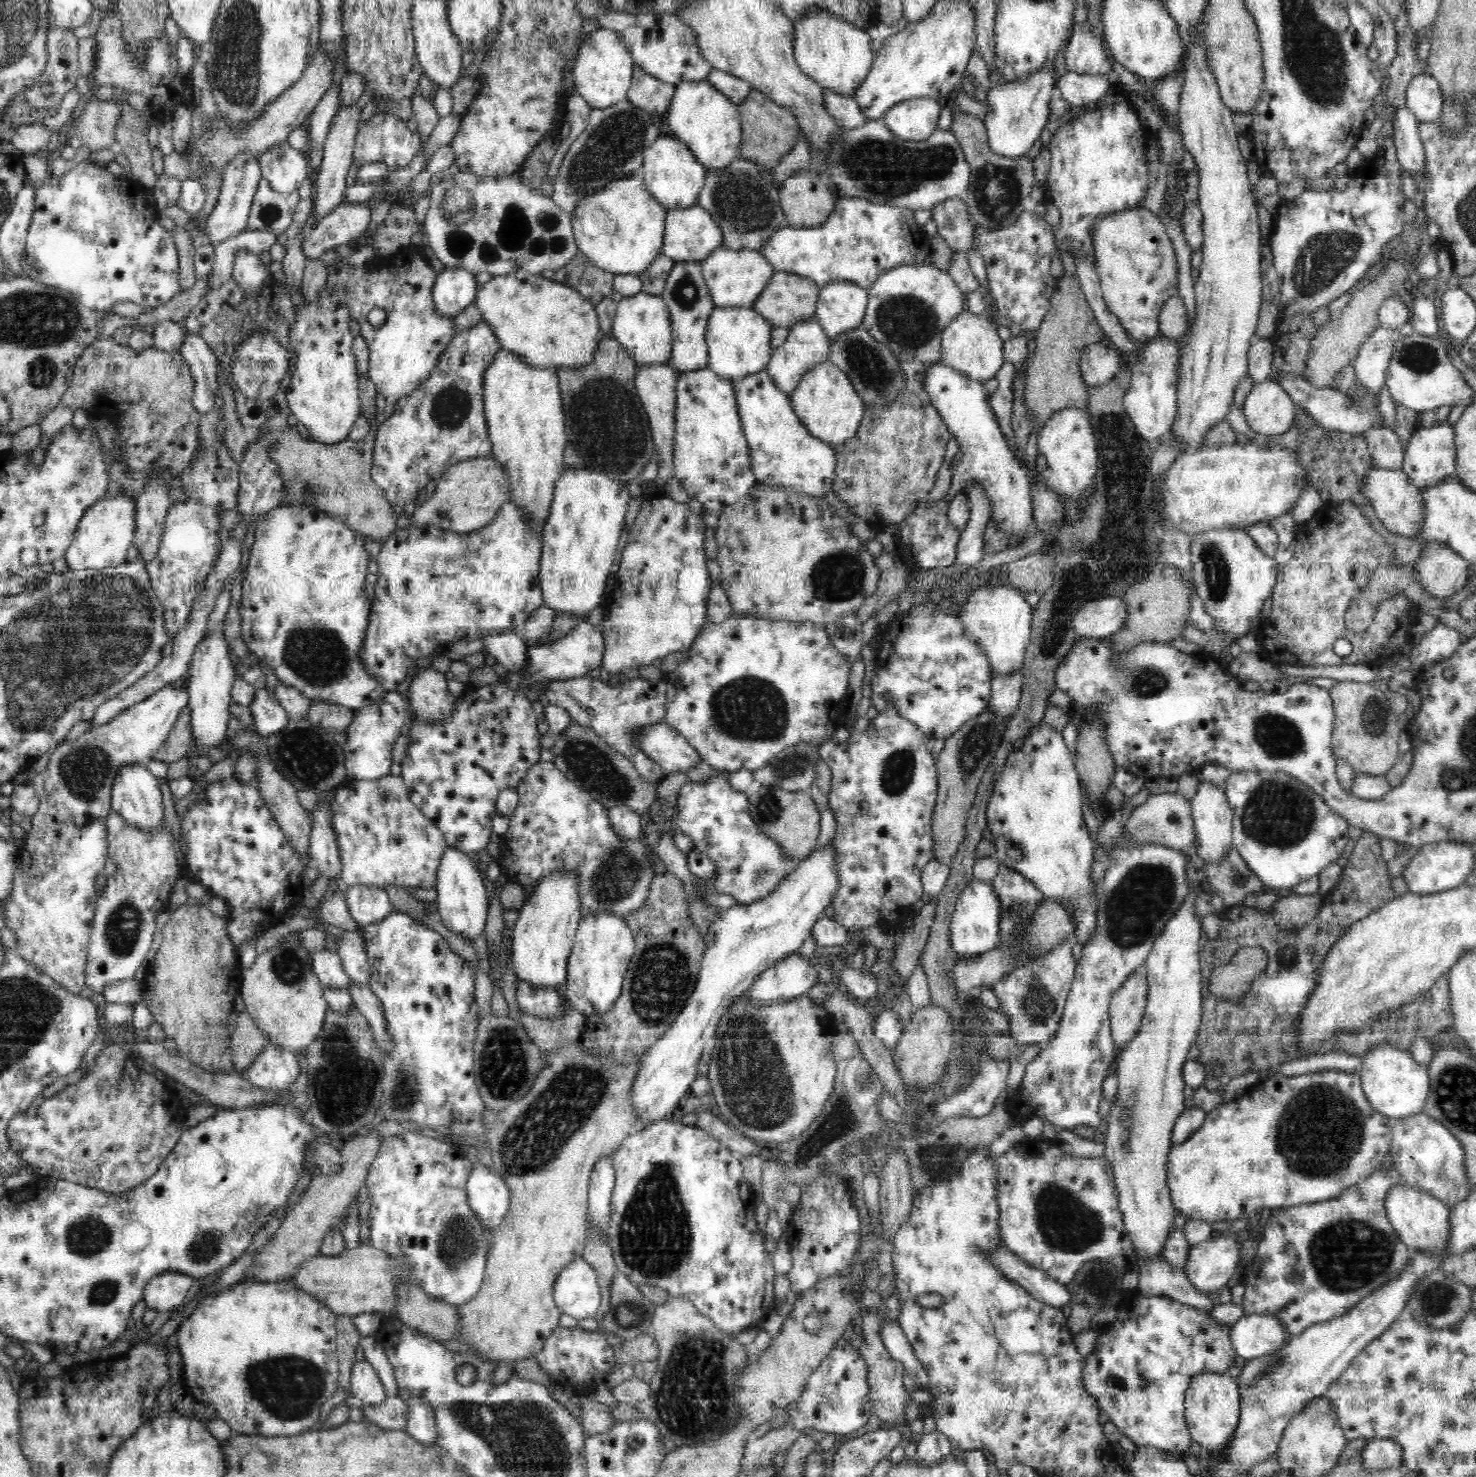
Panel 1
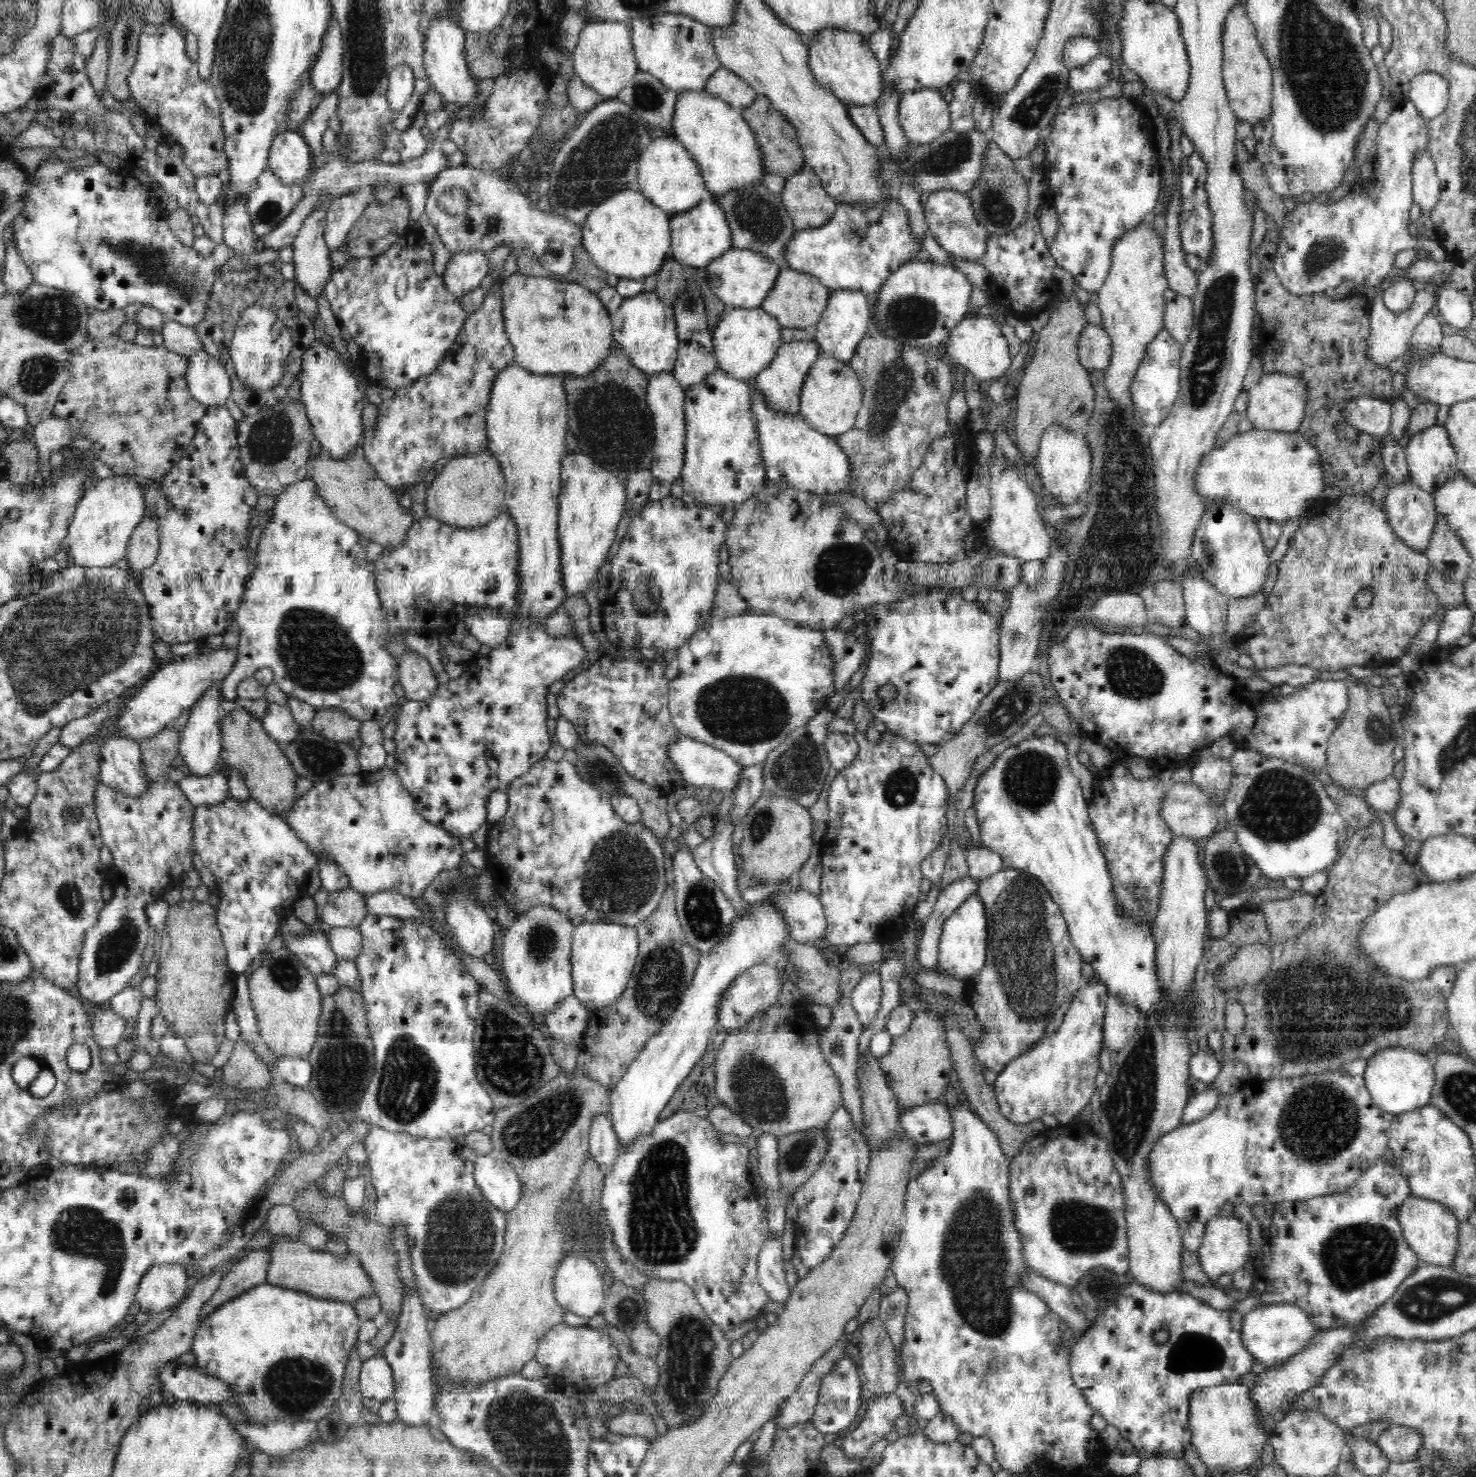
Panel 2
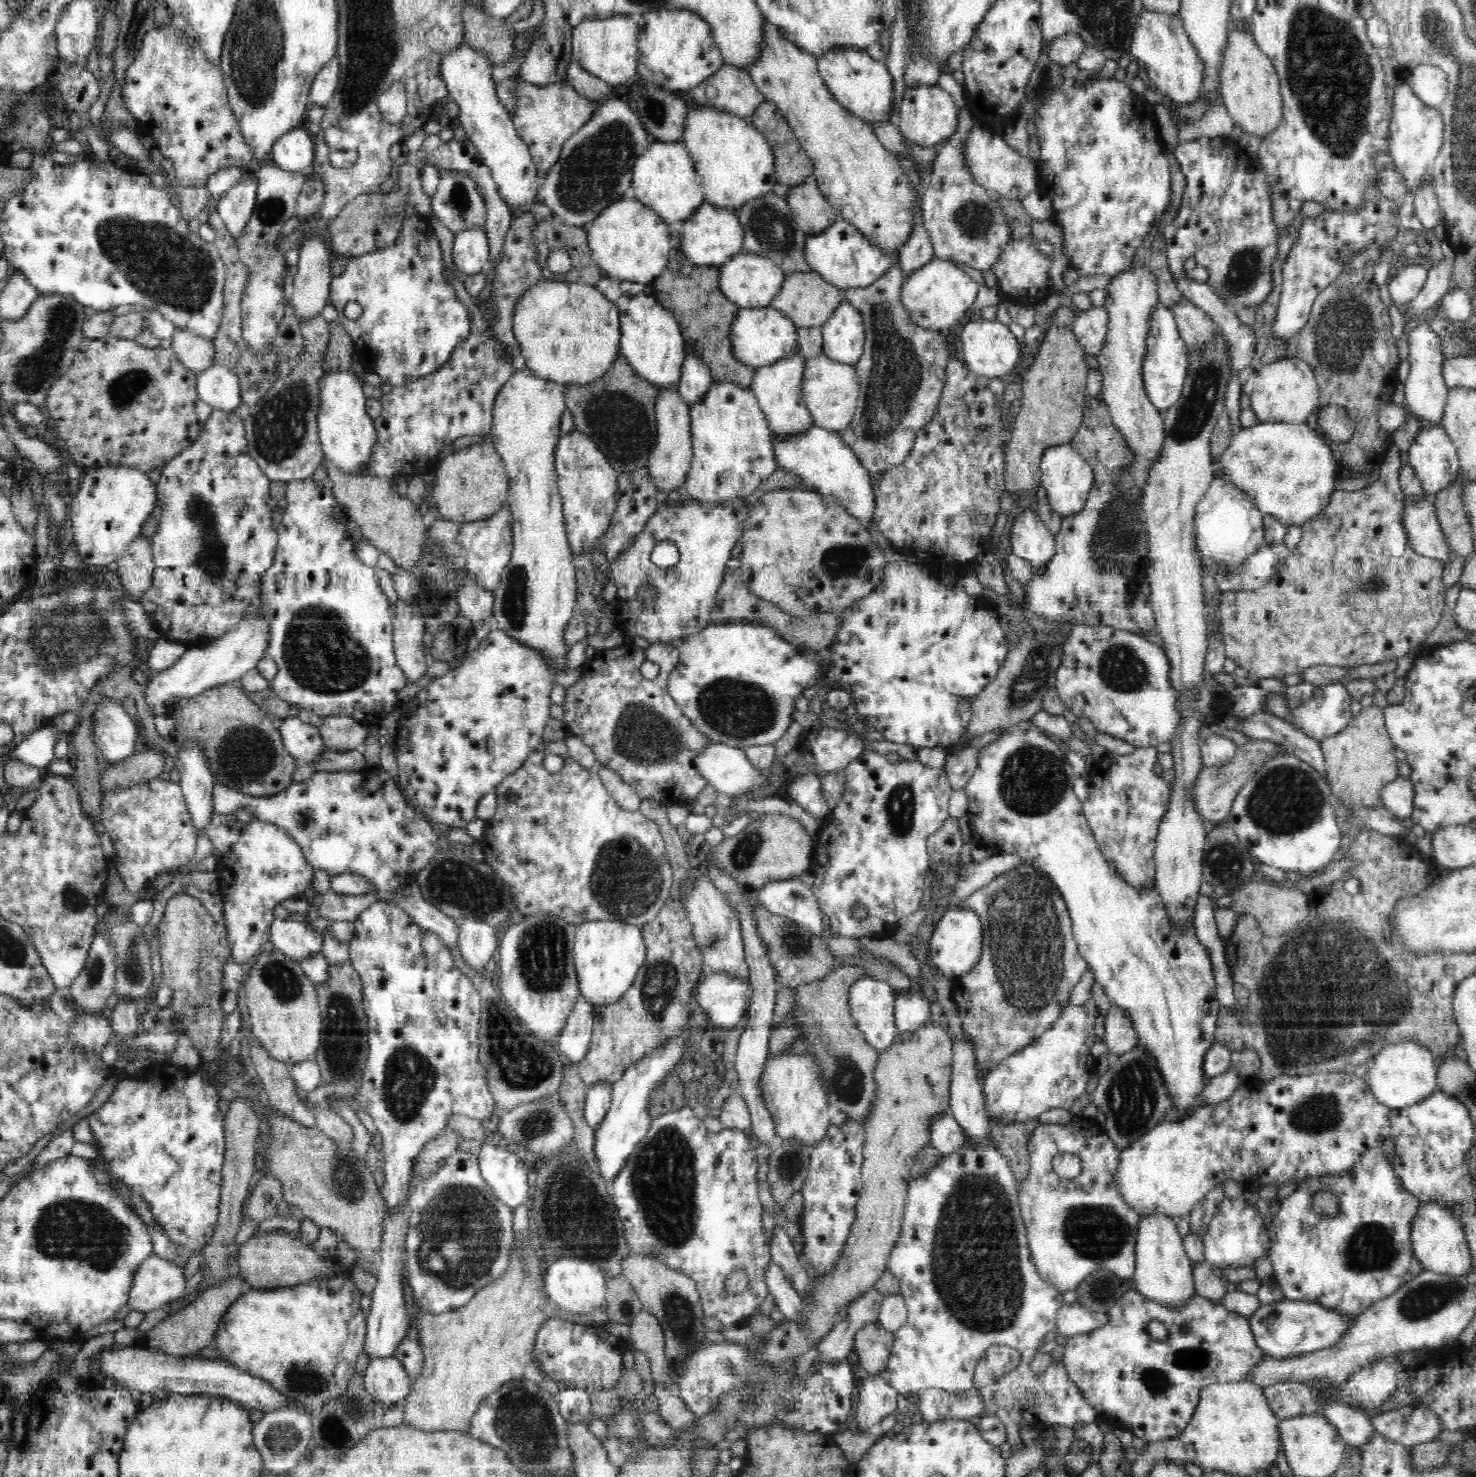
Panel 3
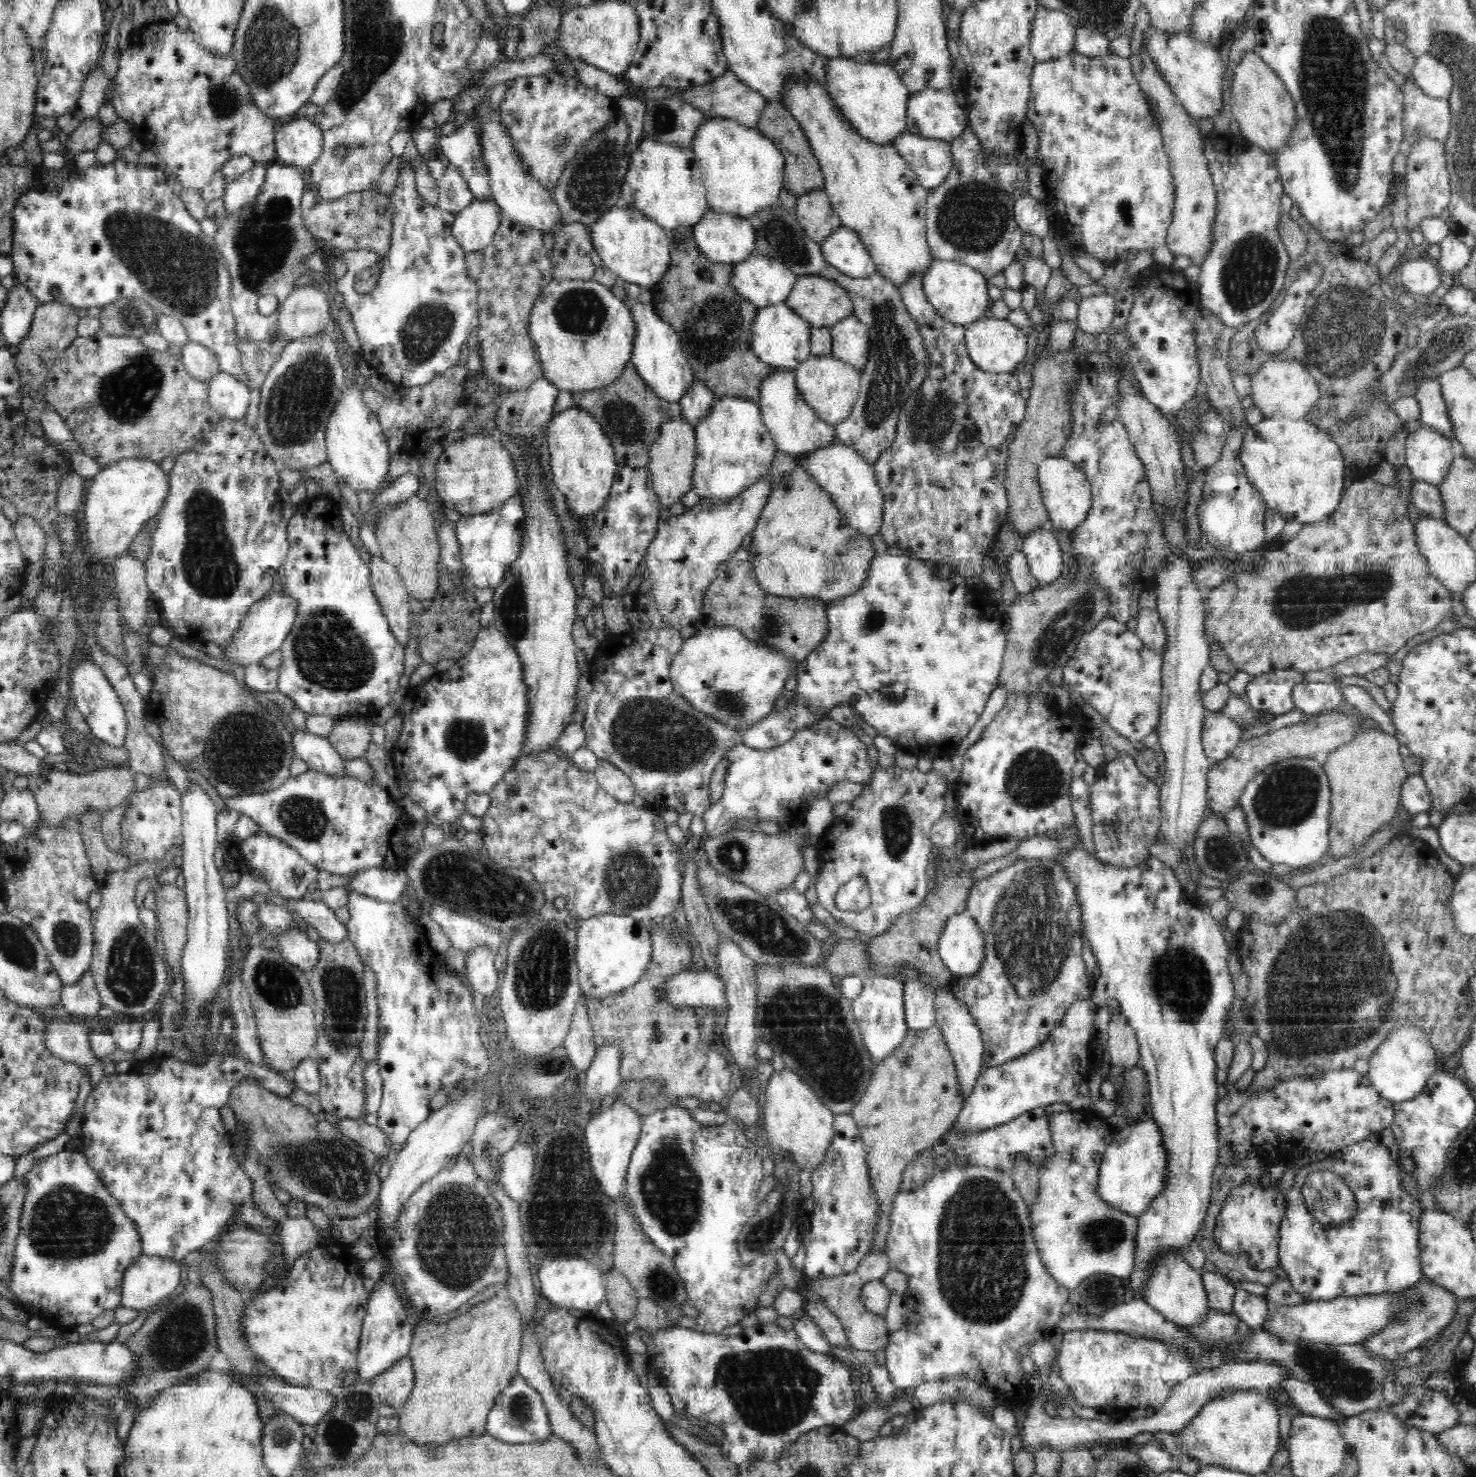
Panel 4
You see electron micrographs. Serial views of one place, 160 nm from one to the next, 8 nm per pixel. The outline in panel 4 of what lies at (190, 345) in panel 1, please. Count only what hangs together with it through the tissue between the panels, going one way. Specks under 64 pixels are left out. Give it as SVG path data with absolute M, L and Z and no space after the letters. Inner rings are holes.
M226 372L216 374L207 383L208 402L214 410L235 422L245 420L247 408L254 399L246 383Z

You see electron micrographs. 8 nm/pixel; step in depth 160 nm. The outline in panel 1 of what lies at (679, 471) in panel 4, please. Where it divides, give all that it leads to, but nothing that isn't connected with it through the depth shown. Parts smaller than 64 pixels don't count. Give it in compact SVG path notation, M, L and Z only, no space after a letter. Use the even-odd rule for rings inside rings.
M670 365L642 366L635 374L635 387L637 396L642 401L644 410L649 419L649 426L652 428L652 437L655 446L655 453L658 455L658 476L666 482L675 476L673 465L673 442L676 436L676 385L679 373Z

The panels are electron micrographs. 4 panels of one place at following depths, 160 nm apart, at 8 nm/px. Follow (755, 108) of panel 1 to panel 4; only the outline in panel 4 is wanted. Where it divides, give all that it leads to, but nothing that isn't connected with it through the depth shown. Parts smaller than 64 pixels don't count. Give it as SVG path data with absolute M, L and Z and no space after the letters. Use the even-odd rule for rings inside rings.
M767 101L755 128L772 140L783 154L785 158L783 186L788 192L798 198L812 190L822 190L825 176L820 168L819 160L813 155L803 128L795 121L791 112L782 103Z

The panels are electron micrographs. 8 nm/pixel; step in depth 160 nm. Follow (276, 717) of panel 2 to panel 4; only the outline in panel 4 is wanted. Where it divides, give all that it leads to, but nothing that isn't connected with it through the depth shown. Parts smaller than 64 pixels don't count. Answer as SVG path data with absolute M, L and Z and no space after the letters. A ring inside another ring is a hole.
M297 730L291 736L291 743L295 756L301 758L308 769L329 776L344 774L345 759L326 737Z

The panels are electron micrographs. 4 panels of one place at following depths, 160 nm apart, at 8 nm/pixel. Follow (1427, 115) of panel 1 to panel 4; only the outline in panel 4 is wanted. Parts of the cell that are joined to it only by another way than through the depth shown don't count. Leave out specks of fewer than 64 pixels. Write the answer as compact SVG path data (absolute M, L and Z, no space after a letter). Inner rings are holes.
M1429 54L1416 59L1409 77L1420 91L1432 98L1447 98L1454 86L1451 70Z

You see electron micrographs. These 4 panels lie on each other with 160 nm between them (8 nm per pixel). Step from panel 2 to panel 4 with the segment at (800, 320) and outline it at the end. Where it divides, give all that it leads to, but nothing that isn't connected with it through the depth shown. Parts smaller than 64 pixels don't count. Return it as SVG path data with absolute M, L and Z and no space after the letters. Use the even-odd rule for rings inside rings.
M814 275L799 276L784 304L813 327L830 328L854 314L854 303L843 287Z

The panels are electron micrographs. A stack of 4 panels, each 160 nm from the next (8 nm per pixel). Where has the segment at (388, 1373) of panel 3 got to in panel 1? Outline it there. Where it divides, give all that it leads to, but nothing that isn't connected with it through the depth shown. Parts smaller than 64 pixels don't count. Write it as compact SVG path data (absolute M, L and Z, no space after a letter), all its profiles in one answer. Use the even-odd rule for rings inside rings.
M358 1361L351 1367L350 1392L353 1402L374 1405L387 1398L376 1369L368 1361Z

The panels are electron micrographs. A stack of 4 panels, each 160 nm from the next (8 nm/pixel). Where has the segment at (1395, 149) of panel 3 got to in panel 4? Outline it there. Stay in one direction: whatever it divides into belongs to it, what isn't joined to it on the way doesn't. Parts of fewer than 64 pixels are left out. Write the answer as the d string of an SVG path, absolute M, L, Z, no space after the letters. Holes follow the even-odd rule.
M1409 76L1406 78L1406 82L1404 82L1404 86L1400 88L1400 91L1404 101L1401 124L1403 128L1403 140L1412 145L1421 136L1427 136L1444 143L1448 138L1451 127L1449 100L1447 98L1432 98L1424 94Z

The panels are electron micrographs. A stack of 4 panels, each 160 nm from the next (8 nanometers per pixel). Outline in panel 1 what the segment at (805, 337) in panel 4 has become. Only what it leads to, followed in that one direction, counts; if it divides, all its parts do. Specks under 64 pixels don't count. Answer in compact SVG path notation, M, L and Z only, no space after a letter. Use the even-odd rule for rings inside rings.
M716 307L705 336L708 369L727 379L739 379L767 368L774 350L770 344L774 326L756 310L746 307Z

